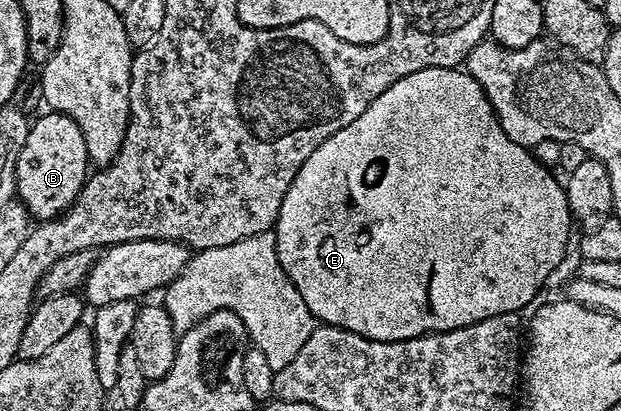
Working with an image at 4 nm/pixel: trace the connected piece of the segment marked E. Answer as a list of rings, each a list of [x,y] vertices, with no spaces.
[[[423,68],[403,76],[383,96],[379,96],[347,128],[339,128],[299,168],[283,204],[279,208],[275,233],[277,255],[283,272],[299,288],[303,304],[311,308],[314,319],[326,326],[338,326],[364,338],[380,342],[394,342],[418,338],[424,334],[438,334],[487,320],[500,314],[517,314],[546,285],[549,273],[561,262],[565,245],[569,242],[569,201],[564,185],[550,167],[545,166],[526,147],[515,144],[503,132],[481,85],[461,68]]]

